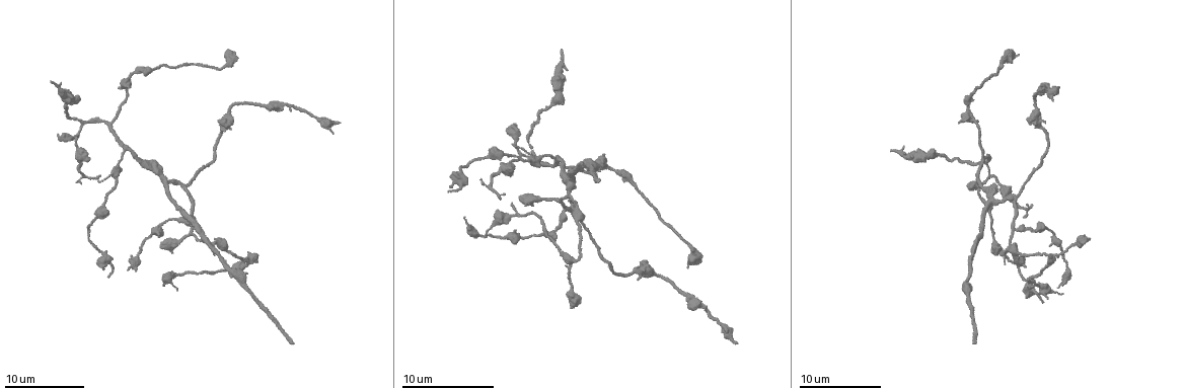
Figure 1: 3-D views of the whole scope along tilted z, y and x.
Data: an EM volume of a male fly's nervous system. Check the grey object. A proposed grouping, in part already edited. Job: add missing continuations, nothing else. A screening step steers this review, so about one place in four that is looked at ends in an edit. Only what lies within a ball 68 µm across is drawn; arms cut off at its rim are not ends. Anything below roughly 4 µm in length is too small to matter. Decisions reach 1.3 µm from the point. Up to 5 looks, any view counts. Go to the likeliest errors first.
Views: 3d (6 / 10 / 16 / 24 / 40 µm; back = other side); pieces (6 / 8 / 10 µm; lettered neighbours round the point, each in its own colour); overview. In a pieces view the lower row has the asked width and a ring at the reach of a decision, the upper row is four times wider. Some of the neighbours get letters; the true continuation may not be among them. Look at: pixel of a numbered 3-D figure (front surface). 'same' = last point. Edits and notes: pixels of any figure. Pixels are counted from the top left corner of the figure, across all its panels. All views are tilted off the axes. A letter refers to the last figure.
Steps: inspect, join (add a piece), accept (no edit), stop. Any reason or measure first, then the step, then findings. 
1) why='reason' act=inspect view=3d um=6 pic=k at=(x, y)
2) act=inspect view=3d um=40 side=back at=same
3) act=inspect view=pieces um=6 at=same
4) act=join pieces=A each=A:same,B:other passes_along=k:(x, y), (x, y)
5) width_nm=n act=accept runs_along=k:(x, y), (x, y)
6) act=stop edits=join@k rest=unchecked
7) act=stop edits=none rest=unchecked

why='thin end' act=inspect view=3d um=10 pic=1 at=(889, 150)

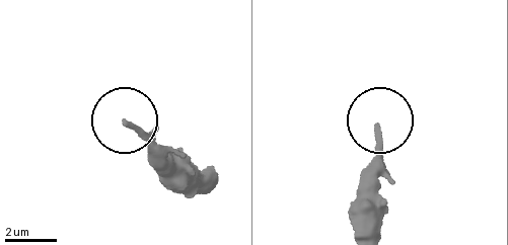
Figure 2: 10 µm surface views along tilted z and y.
act=inspect view=pieces um=6 pic=2 at=(128, 123)

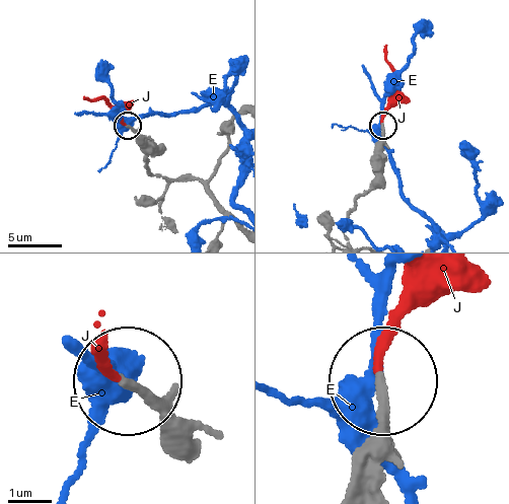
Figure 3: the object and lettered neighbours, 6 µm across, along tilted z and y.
act=join pieces=J each=E:other,J:same passes_along=3:(171, 434), (103, 352) found='the neuron continues'

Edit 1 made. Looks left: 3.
why='see it whole again' act=inspect view=overview

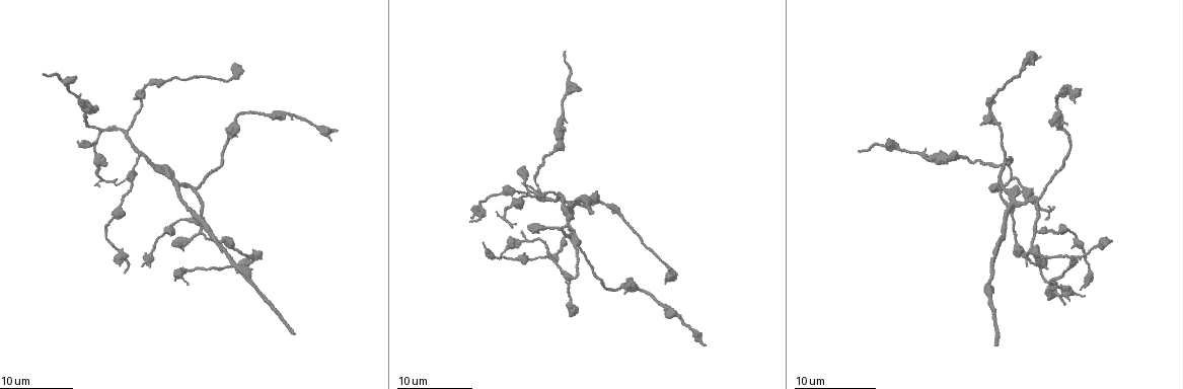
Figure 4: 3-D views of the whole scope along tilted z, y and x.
why='free end' act=inspect view=pieces um=10 pic=4 at=(115, 178)

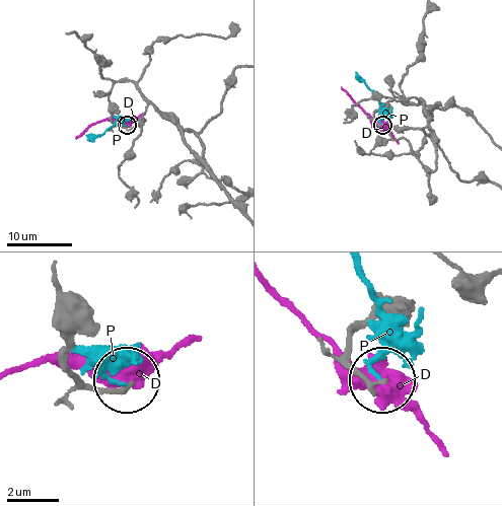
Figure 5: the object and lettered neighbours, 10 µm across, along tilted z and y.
act=accept each=D:other,P:other runs_along=5:(159, 111), (135, 84), (117, 81), (112, 121), (127, 126) found='no lettered piece goes on from it'

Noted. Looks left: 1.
why='branch stops here' act=inspect view=pieces um=10 pic=1 at=(336, 121)

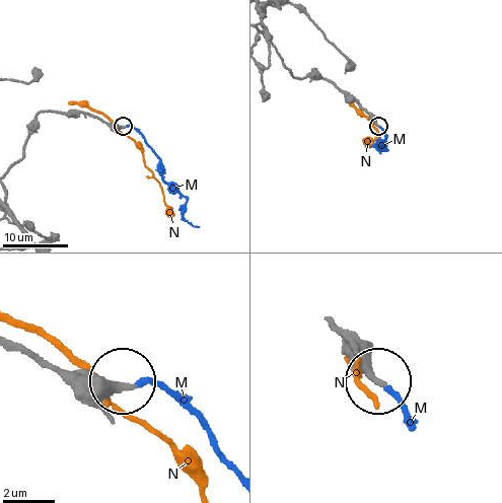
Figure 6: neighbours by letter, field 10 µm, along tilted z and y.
act=join pieces=M each=M:same,N:other passes_along=6:(48, 361), (67, 374), (159, 389), (202, 423), (231, 470) found='it goes on there'

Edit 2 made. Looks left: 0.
act=stop edits=join@3,join@6 rest=unchecked

